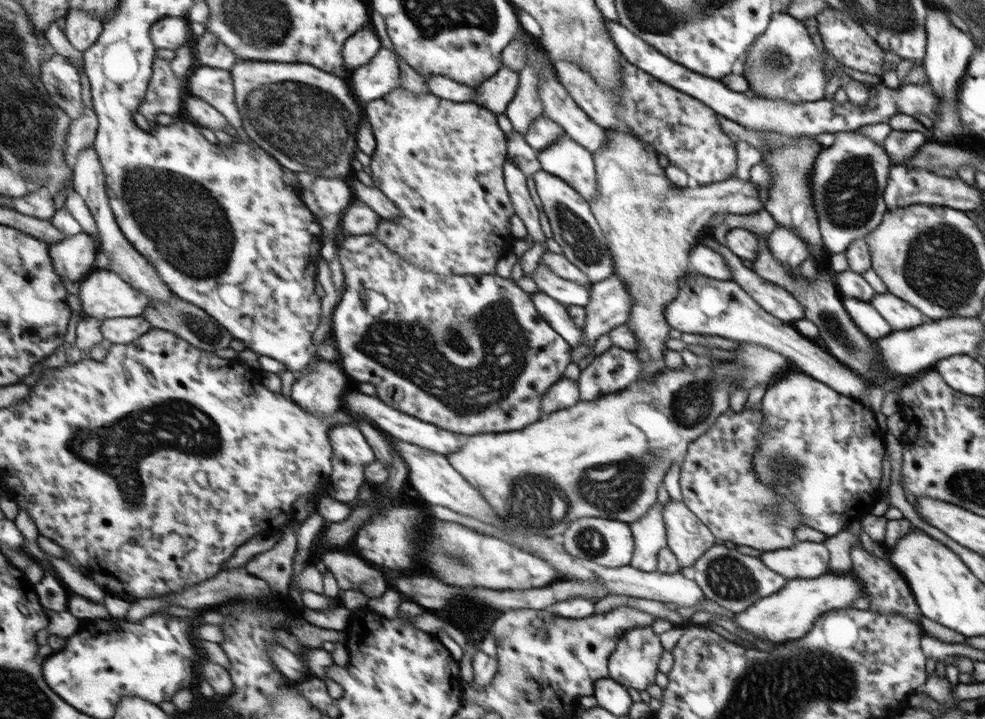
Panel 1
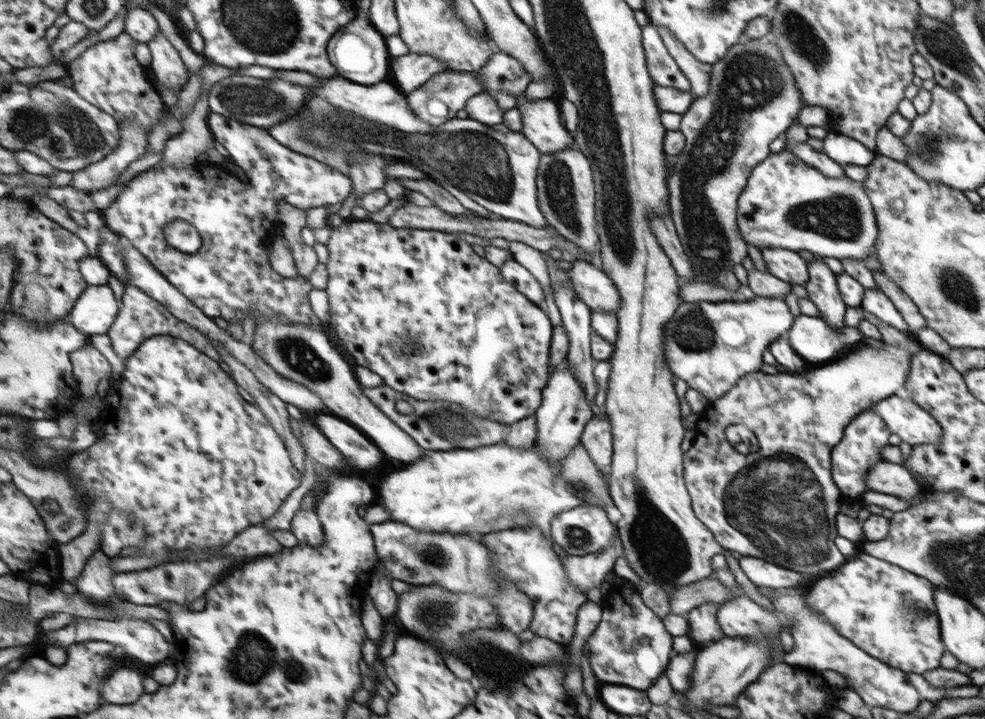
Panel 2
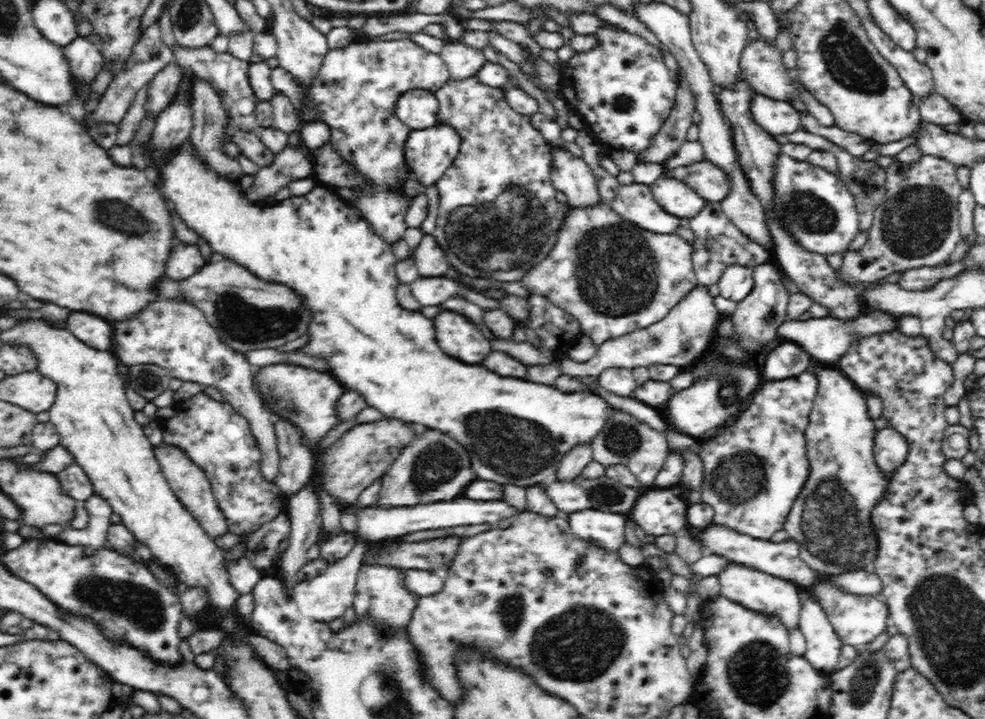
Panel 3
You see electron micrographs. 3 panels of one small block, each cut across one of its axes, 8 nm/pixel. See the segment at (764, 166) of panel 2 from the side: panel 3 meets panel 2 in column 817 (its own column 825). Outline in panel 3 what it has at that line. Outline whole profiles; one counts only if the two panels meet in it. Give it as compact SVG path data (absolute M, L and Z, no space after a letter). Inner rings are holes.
M780 154L773 183L776 210L780 211L780 217L788 223L788 229L806 250L824 257L848 250L860 230L861 217L854 195L838 171L824 170L808 160L799 161Z

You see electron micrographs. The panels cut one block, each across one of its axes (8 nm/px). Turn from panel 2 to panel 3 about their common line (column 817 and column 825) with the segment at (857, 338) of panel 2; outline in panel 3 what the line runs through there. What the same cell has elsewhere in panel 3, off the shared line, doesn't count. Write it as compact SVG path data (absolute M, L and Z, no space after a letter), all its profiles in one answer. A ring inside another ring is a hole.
M879 310L864 313L863 315L854 317L853 319L832 318L830 315L822 318L810 317L805 321L799 319L786 319L778 328L777 336L781 341L796 343L802 347L810 356L814 356L816 360L822 362L830 362L830 366L834 368L836 360L840 360L844 354L848 354L850 346L856 344L860 338L872 337L874 334L888 333L899 326L898 321L889 314L884 314Z

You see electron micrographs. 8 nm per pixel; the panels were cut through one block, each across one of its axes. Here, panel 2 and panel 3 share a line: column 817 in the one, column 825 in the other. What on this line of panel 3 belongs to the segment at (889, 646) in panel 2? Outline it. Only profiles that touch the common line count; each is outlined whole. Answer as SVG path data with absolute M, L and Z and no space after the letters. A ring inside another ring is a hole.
M818 582L812 588L812 598L820 603L842 644L858 648L872 642L889 624L887 604L881 597L856 597L840 592L834 582Z

